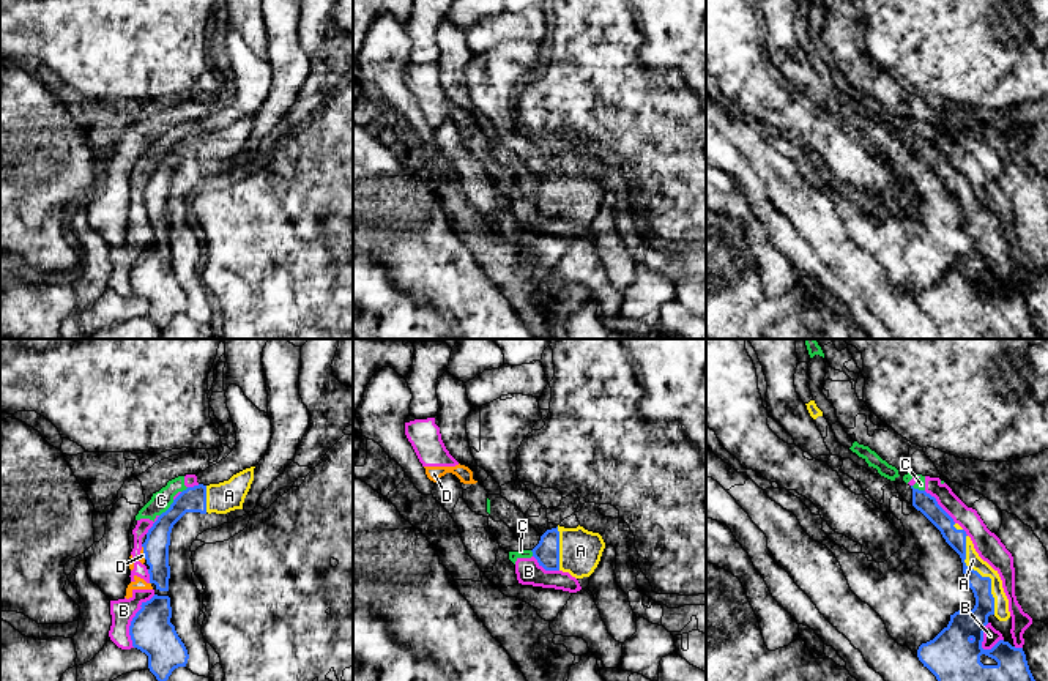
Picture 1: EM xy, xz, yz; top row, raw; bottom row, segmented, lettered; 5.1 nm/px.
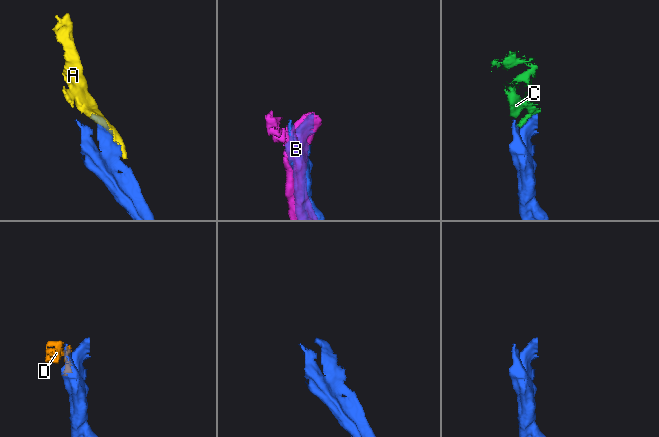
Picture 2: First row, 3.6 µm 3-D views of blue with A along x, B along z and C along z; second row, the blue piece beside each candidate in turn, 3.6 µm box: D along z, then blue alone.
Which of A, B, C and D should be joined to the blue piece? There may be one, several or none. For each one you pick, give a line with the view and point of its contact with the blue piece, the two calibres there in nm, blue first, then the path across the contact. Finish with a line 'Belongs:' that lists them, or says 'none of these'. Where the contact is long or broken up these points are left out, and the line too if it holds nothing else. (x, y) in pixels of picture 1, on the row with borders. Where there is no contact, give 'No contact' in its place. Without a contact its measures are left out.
A: Touches blue at yz (979, 574). Thickness 130 nm (blue) against 80 nm
Belongs: A

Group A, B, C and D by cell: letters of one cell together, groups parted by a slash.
A / B C D

